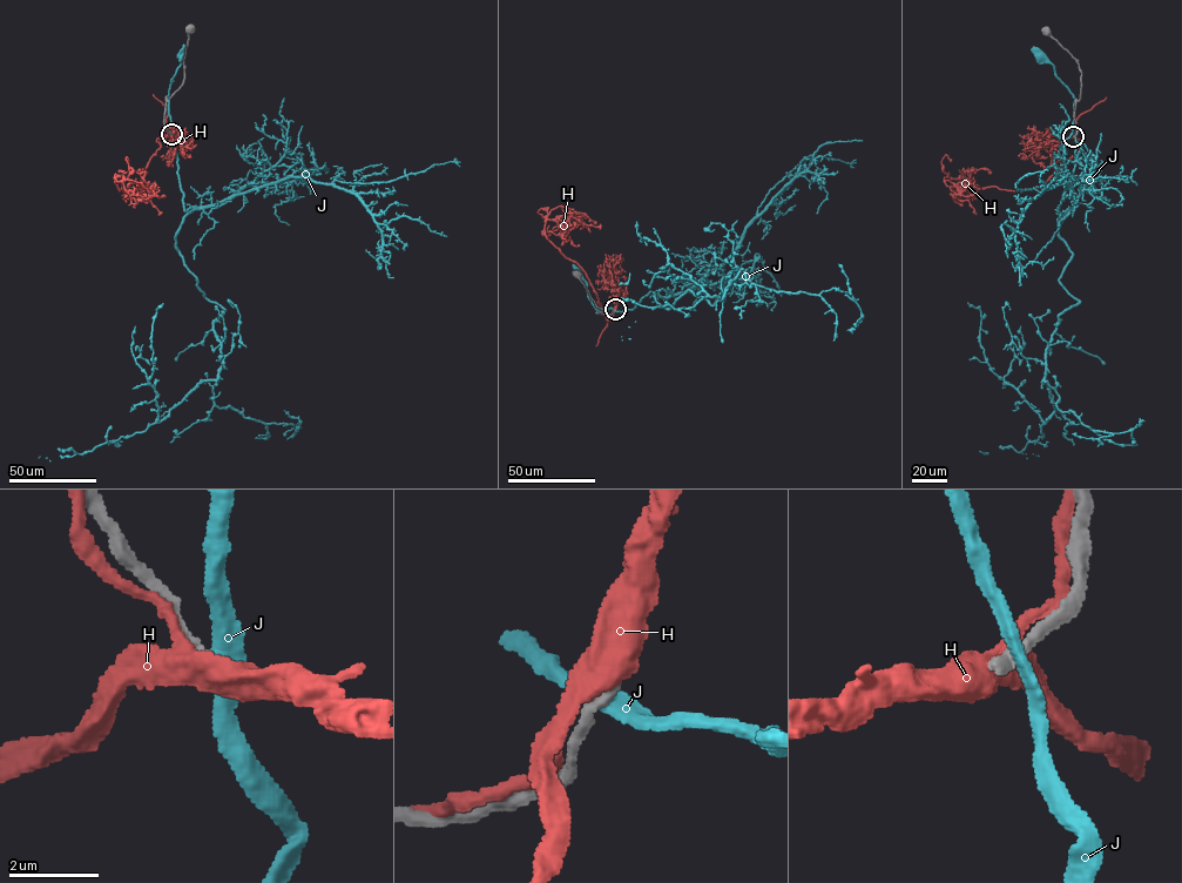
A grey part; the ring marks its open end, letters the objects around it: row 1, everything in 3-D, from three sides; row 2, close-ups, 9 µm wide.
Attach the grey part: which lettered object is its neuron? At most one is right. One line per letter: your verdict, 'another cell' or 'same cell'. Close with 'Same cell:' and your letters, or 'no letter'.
H: another cell
J: another cell
Same cell: no letter

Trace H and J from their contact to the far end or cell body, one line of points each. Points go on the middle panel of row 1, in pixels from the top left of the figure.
H: (615, 310), (607, 321), (586, 273), (544, 227), (552, 220), (564, 226), (572, 216), (600, 229)
J: (615, 310), (609, 308), (598, 311), (587, 294), (586, 281), (578, 274)

